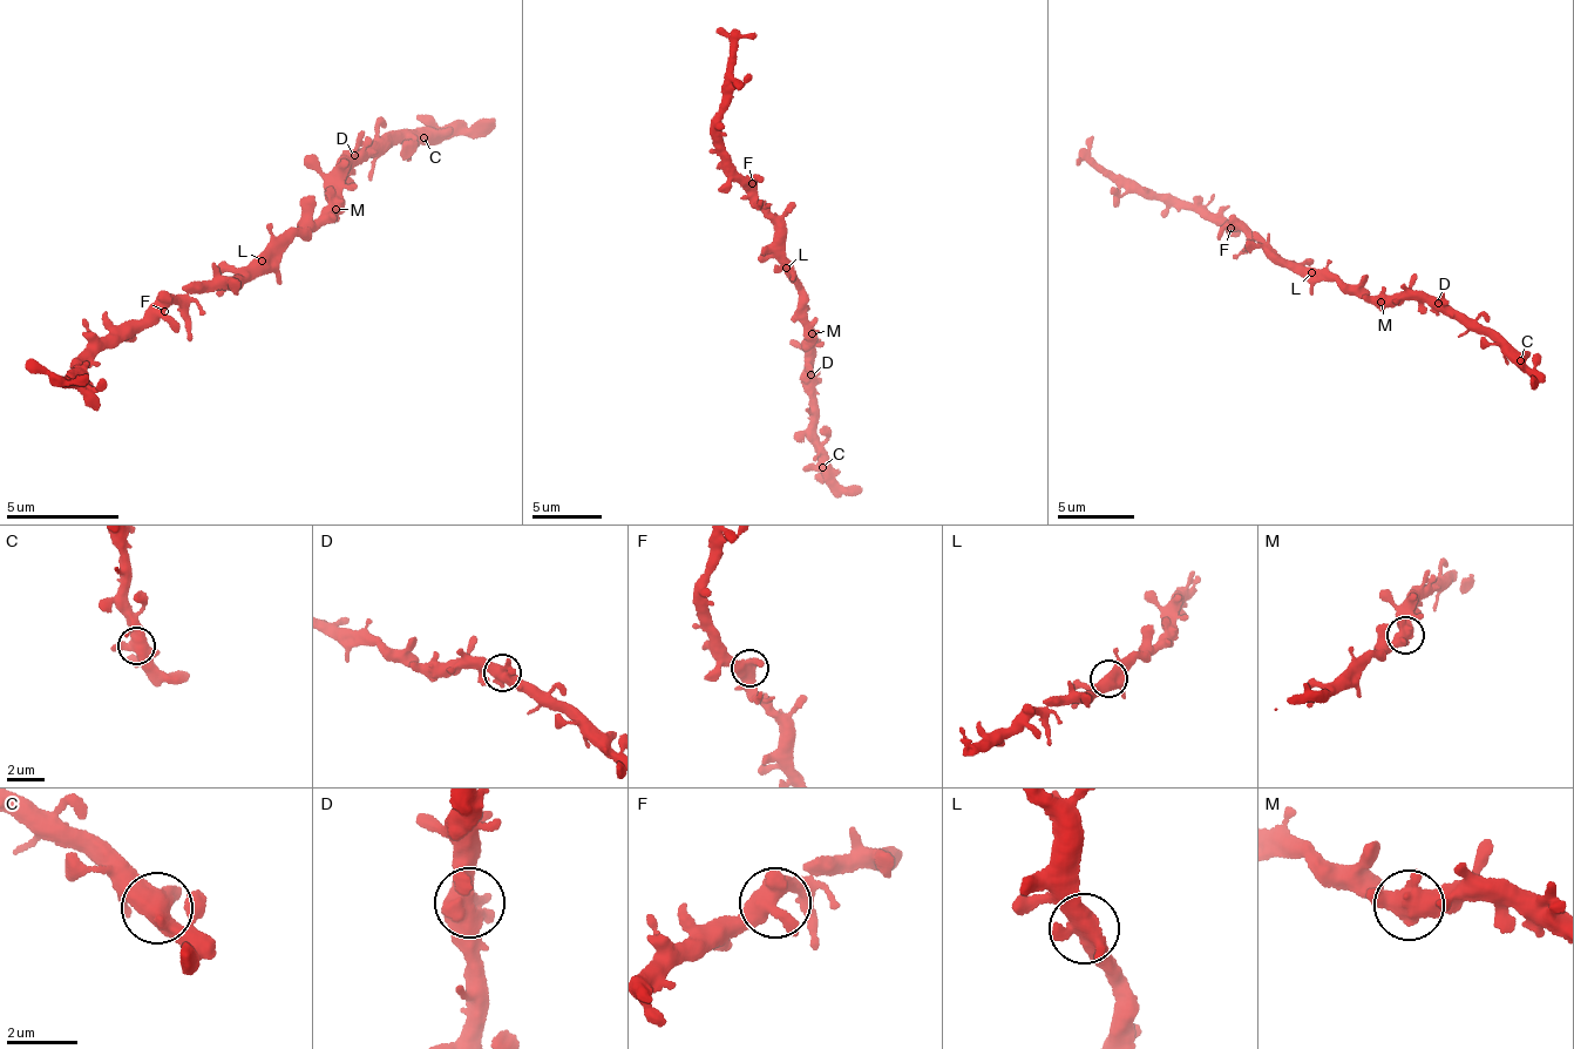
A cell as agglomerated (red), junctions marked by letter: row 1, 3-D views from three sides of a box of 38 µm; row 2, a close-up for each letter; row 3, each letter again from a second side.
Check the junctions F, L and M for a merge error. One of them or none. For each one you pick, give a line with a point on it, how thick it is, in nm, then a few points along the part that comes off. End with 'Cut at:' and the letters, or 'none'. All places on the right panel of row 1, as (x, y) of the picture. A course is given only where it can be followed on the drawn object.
Cut at: none

